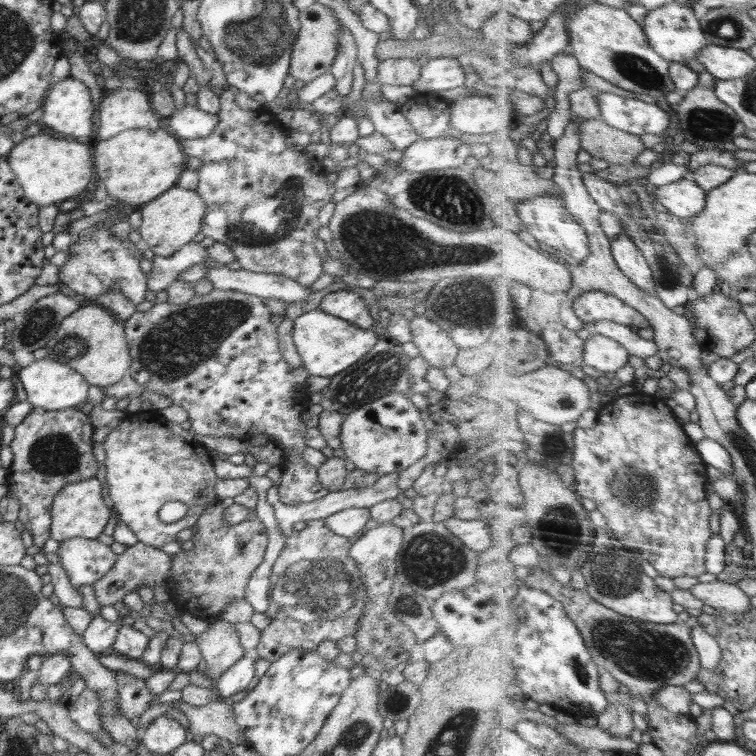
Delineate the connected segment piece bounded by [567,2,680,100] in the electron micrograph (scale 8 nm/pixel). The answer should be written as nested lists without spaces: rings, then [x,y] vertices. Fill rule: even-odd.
[[[596,2],[572,14],[574,18],[568,22],[571,43],[567,52],[575,54],[583,68],[626,91],[651,95],[656,100],[670,92],[680,93],[671,74],[671,60],[656,52],[647,30],[625,9]]]

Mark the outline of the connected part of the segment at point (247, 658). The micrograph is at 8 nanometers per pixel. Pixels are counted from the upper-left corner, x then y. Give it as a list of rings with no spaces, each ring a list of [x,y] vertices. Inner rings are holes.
[[[245,654],[235,662],[226,672],[214,680],[214,690],[218,699],[227,698],[242,692],[255,676],[255,659],[252,654]]]

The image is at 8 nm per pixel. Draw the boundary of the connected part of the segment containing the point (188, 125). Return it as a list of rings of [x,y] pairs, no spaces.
[[[186,103],[183,109],[174,109],[168,116],[167,130],[181,139],[203,139],[211,134],[219,123],[218,115],[200,110]]]

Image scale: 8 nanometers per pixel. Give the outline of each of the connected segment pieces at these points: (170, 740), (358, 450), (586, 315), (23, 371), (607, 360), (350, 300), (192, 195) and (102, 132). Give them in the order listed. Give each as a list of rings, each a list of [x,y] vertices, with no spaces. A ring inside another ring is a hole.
[[[166,715],[154,718],[142,732],[142,744],[154,755],[170,755],[186,742],[186,728]]]
[[[390,392],[346,416],[340,432],[341,449],[346,461],[354,463],[356,469],[378,476],[400,473],[426,456],[430,433],[421,410],[408,399],[408,394]]]
[[[603,290],[585,292],[574,301],[573,308],[584,322],[585,328],[604,319],[615,320],[636,329],[650,328],[652,325],[650,320],[635,306]]]
[[[48,358],[35,360],[30,365],[16,370],[20,382],[27,394],[27,401],[34,407],[45,408],[48,411],[70,408],[86,402],[88,398],[89,382],[68,365]]]
[[[602,334],[586,335],[585,364],[599,371],[618,372],[630,362],[633,354],[616,339]]]
[[[337,290],[324,295],[319,308],[363,329],[373,328],[375,322],[365,300],[351,290]]]
[[[170,187],[154,200],[140,207],[142,224],[140,224],[139,231],[142,236],[142,248],[148,248],[155,256],[172,256],[180,247],[192,241],[204,226],[203,216],[206,205],[199,193],[192,189]]]
[[[119,88],[103,97],[102,102],[97,102],[100,129],[94,132],[96,140],[106,140],[133,128],[153,131],[163,127],[146,93]]]

